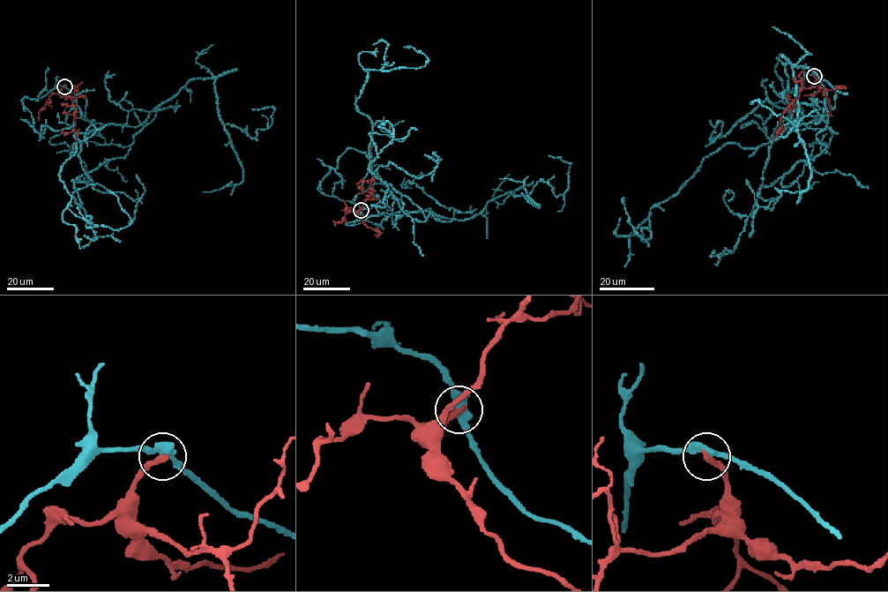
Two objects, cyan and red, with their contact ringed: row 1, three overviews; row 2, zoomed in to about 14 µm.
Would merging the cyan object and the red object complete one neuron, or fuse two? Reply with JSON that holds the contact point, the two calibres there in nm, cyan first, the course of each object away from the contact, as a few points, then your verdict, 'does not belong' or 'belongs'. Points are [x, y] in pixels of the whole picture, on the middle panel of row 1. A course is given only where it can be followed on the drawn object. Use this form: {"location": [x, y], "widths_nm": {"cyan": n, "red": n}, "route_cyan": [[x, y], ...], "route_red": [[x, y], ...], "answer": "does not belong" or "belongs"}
{"location": [361, 210], "widths_nm": {"cyan": 440, "red": 320}, "route_cyan": [[361, 210], [381, 228], [400, 210], [371, 170], [371, 121], [355, 102], [364, 69], [429, 60], [404, 47]], "route_red": [[361, 210], [357, 212], [372, 191], [371, 181], [356, 184]], "answer": "does not belong"}

